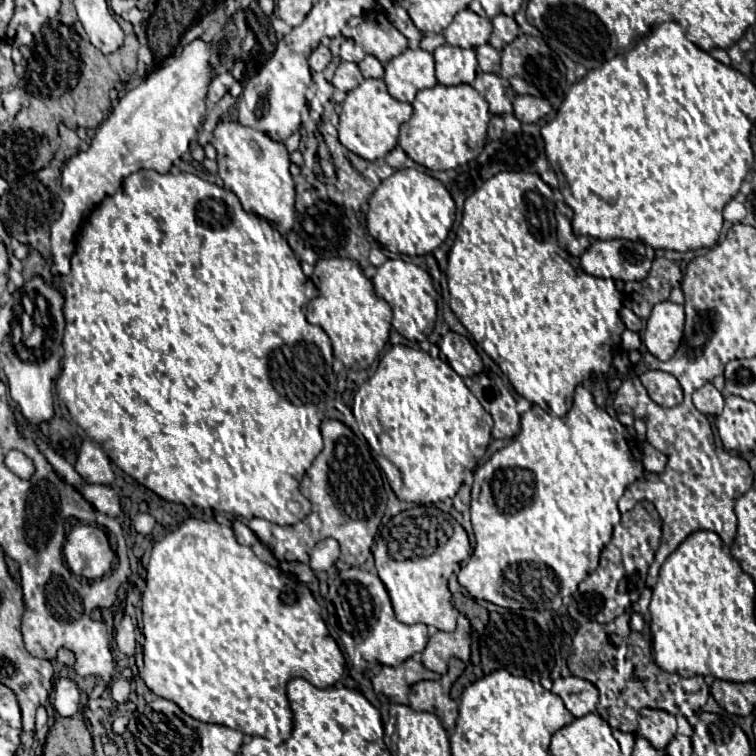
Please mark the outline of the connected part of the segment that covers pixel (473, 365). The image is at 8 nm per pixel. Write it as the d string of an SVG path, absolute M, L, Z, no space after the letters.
M447 332L439 344L441 354L447 358L449 366L459 374L459 376L475 376L483 370L481 356L473 348L471 340L467 336L461 336L457 332Z

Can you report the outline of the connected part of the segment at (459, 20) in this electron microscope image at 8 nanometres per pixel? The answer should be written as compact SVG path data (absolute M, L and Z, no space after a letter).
M463 10L459 12L451 26L447 26L443 30L447 44L451 46L459 46L459 48L477 48L481 44L489 42L491 36L491 20L489 18L481 18L471 10Z

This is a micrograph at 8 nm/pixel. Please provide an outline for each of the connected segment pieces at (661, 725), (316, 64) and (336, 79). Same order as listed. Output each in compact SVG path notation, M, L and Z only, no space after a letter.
M653 708L639 710L637 734L647 738L651 746L655 746L657 750L663 750L667 742L675 736L675 732L677 732L677 722L673 714L665 710L653 710Z
M319 44L319 46L311 52L311 56L309 56L309 68L315 70L315 72L321 72L321 70L329 64L329 60L331 60L329 48L323 46L323 44Z
M341 62L335 70L335 76L333 76L333 86L343 90L343 92L349 92L353 90L355 86L359 86L363 82L363 76L359 72L359 66L355 62Z

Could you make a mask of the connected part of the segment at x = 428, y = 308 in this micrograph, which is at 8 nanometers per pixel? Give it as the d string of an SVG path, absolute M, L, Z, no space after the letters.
M401 258L387 260L381 264L373 276L373 288L379 298L383 298L393 310L393 328L413 342L423 342L435 324L437 318L437 304L435 304L435 290L431 284L431 276L415 266L413 262L405 262Z

